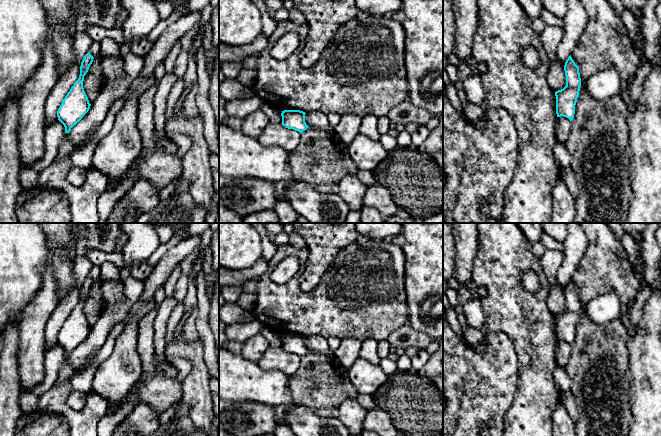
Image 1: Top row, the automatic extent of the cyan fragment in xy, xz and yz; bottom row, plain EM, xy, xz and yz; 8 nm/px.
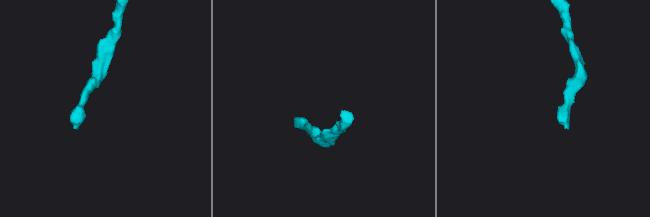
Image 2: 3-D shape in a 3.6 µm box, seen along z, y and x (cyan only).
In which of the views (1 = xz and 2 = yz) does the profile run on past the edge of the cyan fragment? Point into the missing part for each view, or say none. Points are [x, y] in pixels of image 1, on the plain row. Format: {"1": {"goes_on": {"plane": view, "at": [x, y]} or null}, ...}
{"1": {"goes_on": null}, "2": {"goes_on": null}}

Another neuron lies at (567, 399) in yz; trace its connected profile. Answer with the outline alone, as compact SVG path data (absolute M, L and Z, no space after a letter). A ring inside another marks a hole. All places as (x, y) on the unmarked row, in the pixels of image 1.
M568 391L566 393L560 393L559 402L565 406L569 415L573 419L573 421L576 422L577 417L579 415L579 410L578 410L577 403L576 403L574 396L571 393L571 391Z

